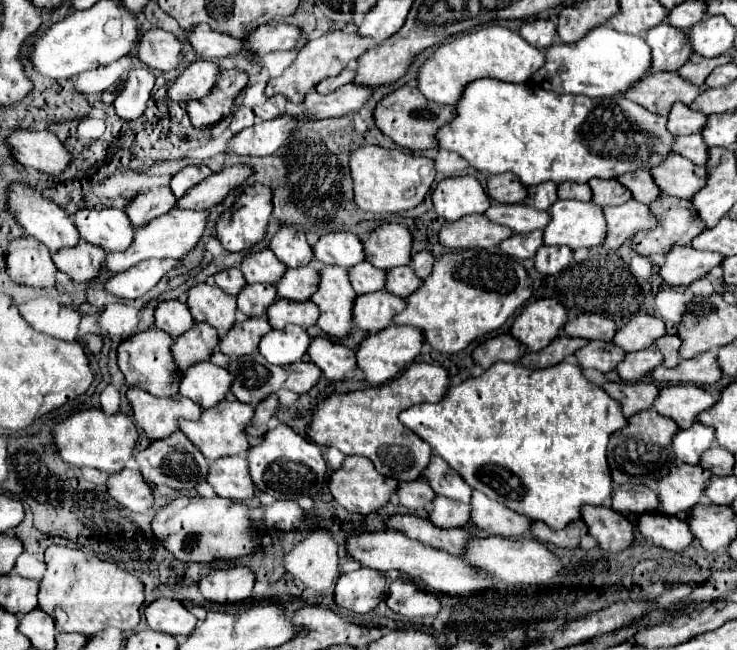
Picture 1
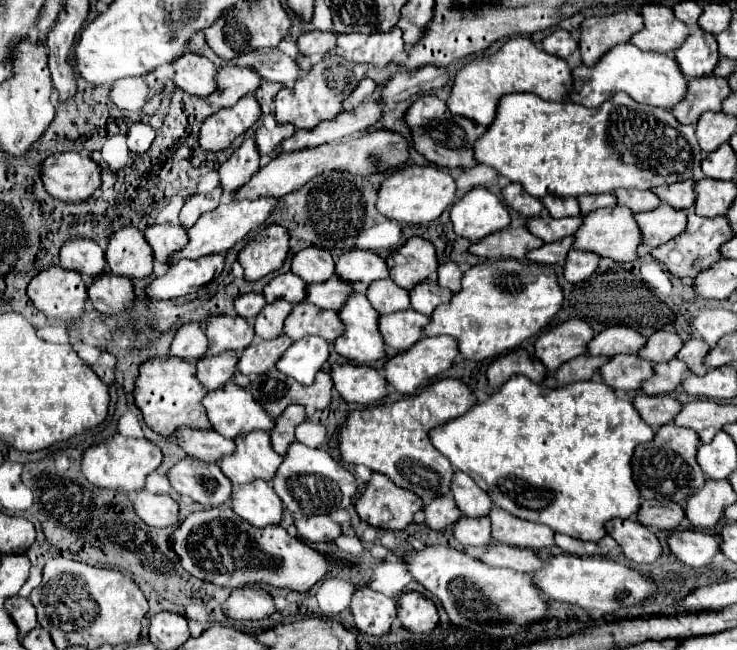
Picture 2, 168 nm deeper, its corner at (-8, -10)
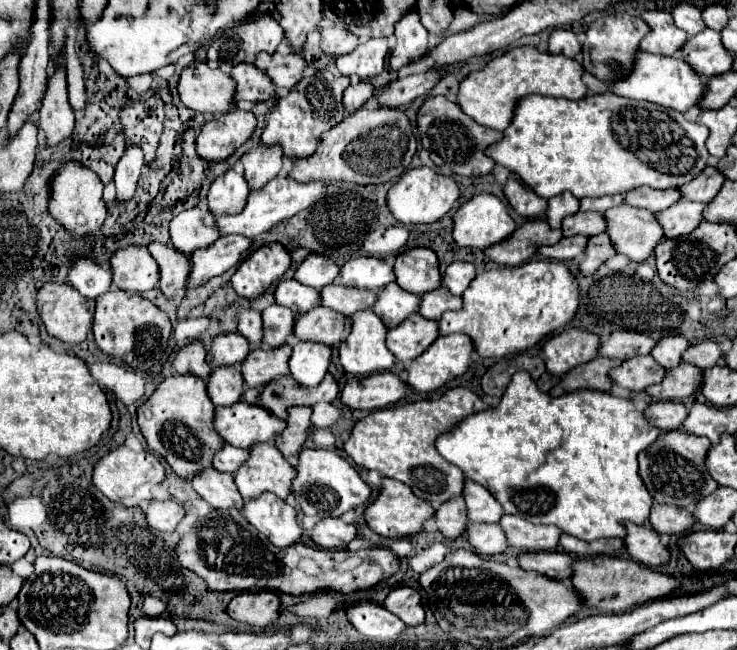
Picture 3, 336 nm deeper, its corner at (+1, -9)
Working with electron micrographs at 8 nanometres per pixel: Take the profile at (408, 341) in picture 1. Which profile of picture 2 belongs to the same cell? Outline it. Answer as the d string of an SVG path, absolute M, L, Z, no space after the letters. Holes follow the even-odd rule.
M425 337L425 339L421 339L421 343L415 343L413 349L387 361L387 365L385 365L387 381L397 391L401 391L405 395L413 395L417 389L427 385L427 381L445 373L453 365L457 355L459 355L457 339L453 339L453 337Z

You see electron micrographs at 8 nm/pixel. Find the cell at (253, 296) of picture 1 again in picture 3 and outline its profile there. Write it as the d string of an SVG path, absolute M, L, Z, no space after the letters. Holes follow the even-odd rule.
M272 304L262 312L262 322L264 322L262 342L276 348L276 346L282 346L286 342L286 338L292 334L294 312L288 310L286 306Z

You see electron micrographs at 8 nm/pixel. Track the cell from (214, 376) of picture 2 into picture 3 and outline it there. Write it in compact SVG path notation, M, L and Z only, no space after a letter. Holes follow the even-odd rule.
M218 366L212 370L210 378L206 378L206 390L210 400L216 406L230 406L240 400L244 392L244 380L240 368L236 366Z

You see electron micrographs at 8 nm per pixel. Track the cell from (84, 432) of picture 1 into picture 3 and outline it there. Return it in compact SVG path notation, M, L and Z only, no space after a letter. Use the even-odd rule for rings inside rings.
M118 446L104 454L96 464L92 472L94 486L110 500L122 504L122 506L139 507L142 511L148 508L148 502L152 498L152 486L160 484L164 480L164 466L160 464L158 456L146 450L134 452L128 446Z

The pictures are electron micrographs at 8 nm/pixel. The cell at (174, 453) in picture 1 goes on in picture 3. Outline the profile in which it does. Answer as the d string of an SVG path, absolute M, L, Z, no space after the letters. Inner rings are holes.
M204 468L190 480L190 484L200 494L200 498L204 498L216 510L242 508L244 500L236 490L232 474L224 474L214 468Z

